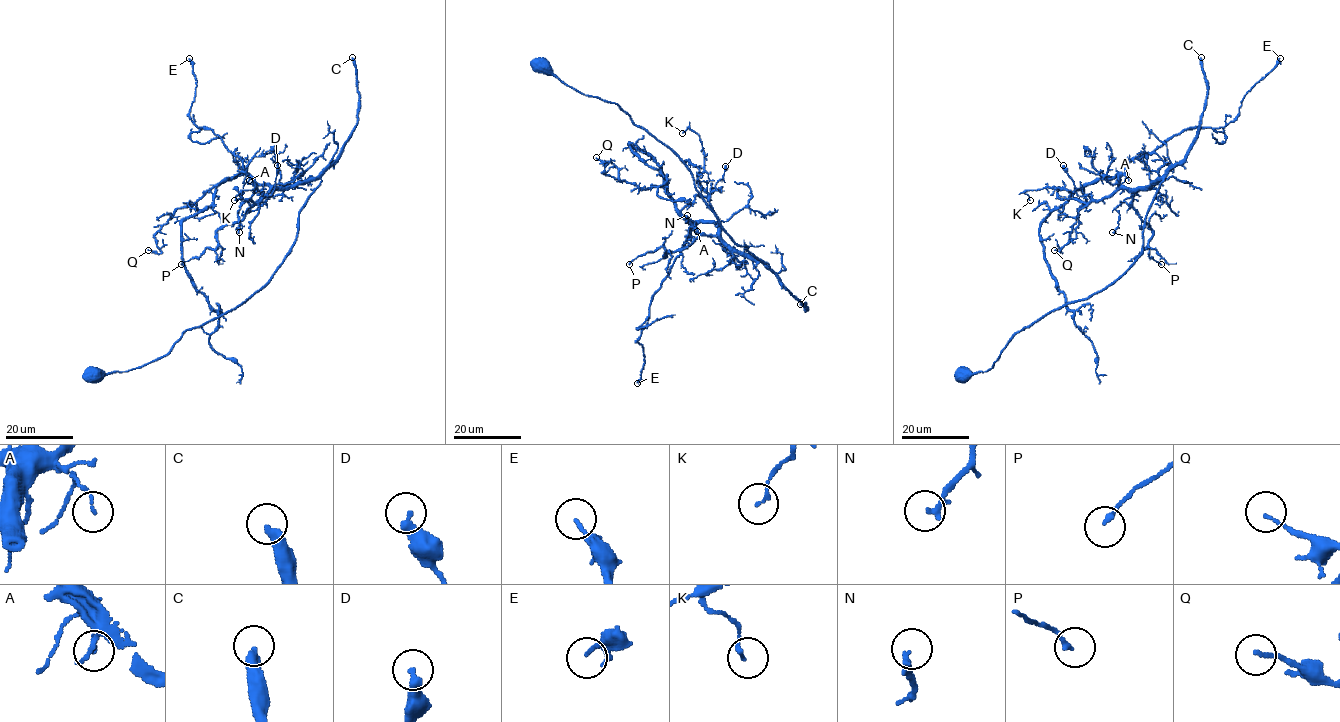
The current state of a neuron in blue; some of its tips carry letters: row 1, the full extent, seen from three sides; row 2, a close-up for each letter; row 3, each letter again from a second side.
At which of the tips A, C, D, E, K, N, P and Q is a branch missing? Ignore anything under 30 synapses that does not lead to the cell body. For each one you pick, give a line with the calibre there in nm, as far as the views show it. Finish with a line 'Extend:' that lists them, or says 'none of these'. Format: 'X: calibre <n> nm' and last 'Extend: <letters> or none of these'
C: calibre 360 nm
Extend: C

